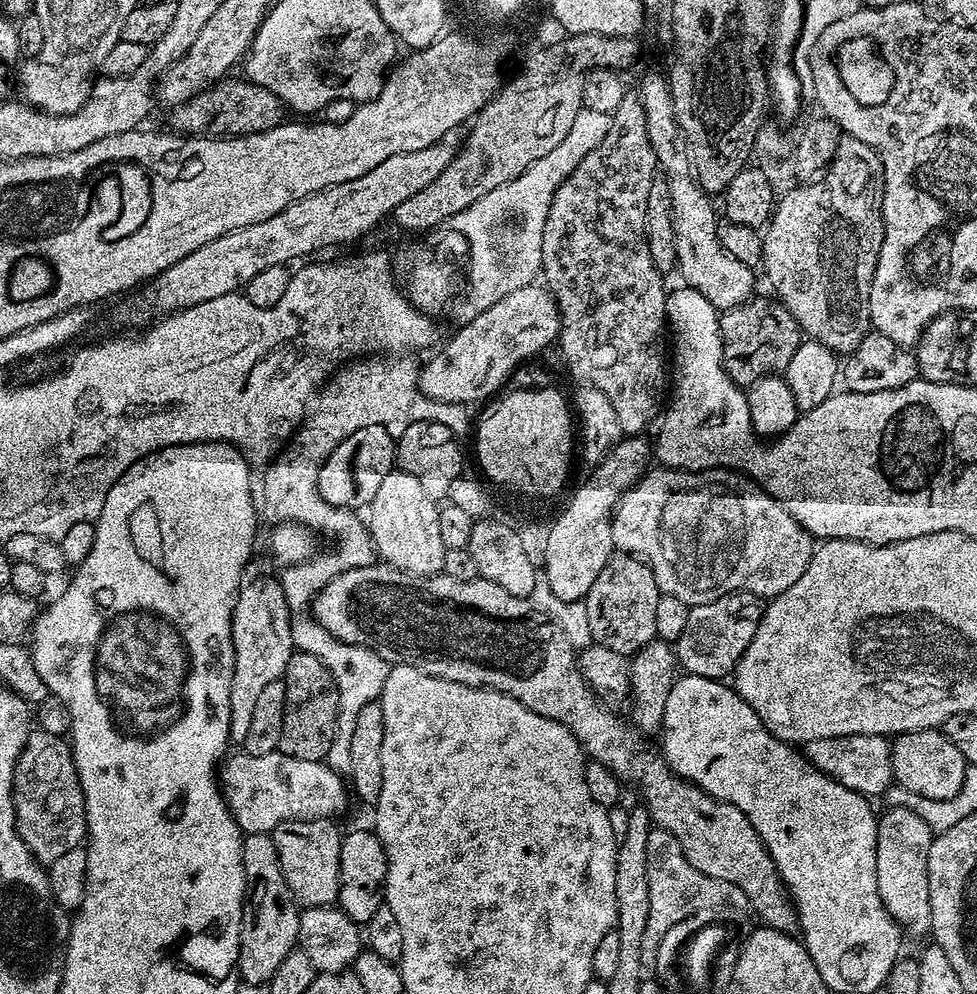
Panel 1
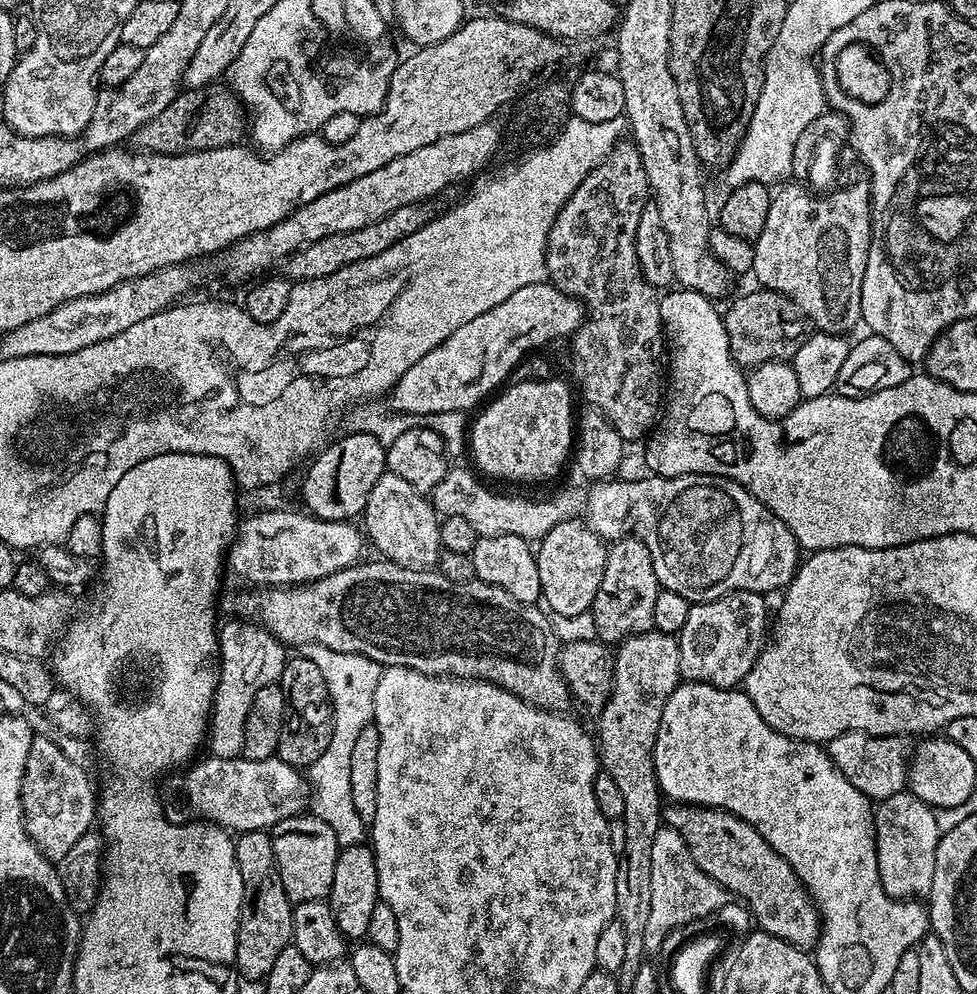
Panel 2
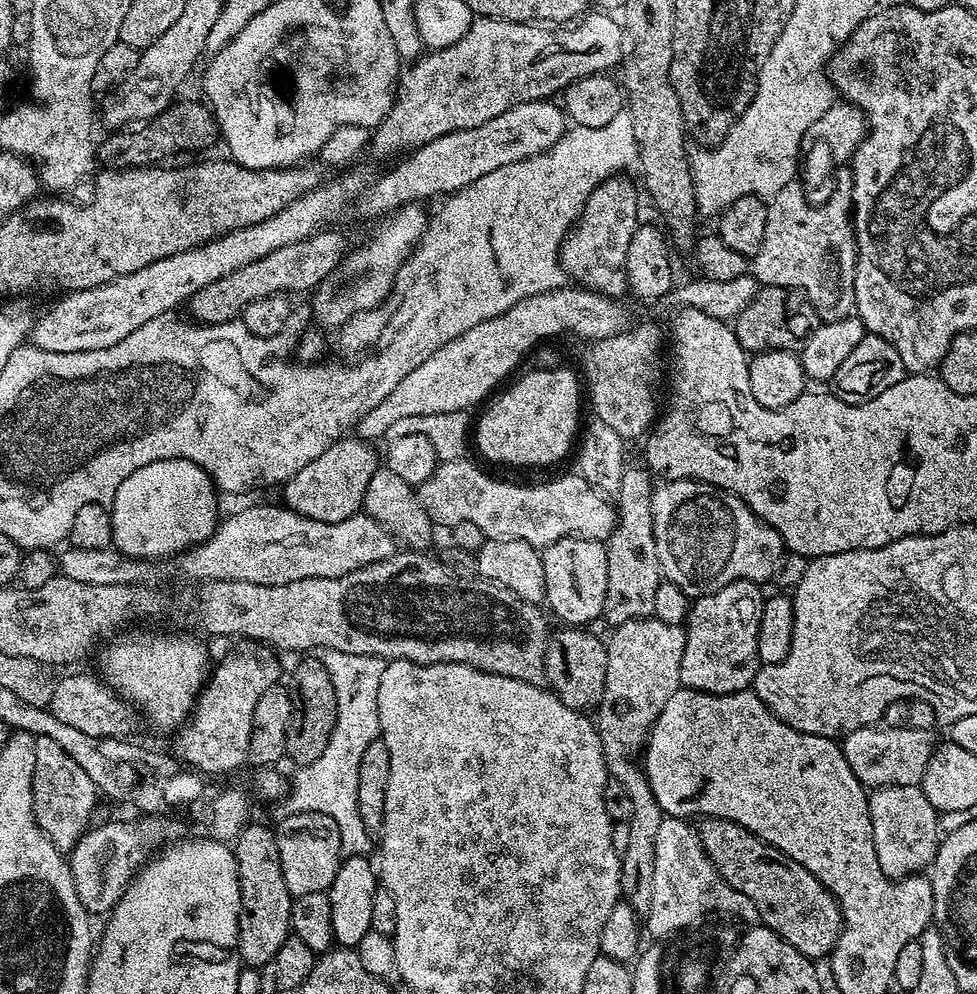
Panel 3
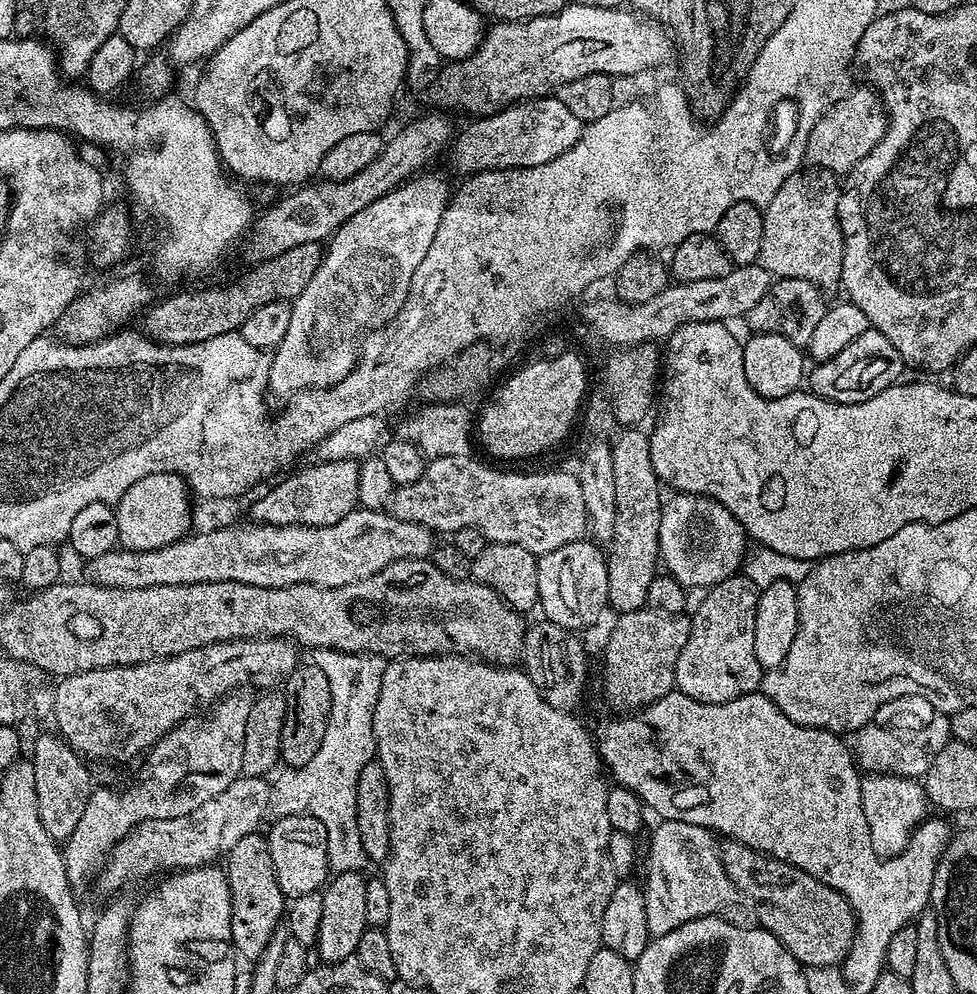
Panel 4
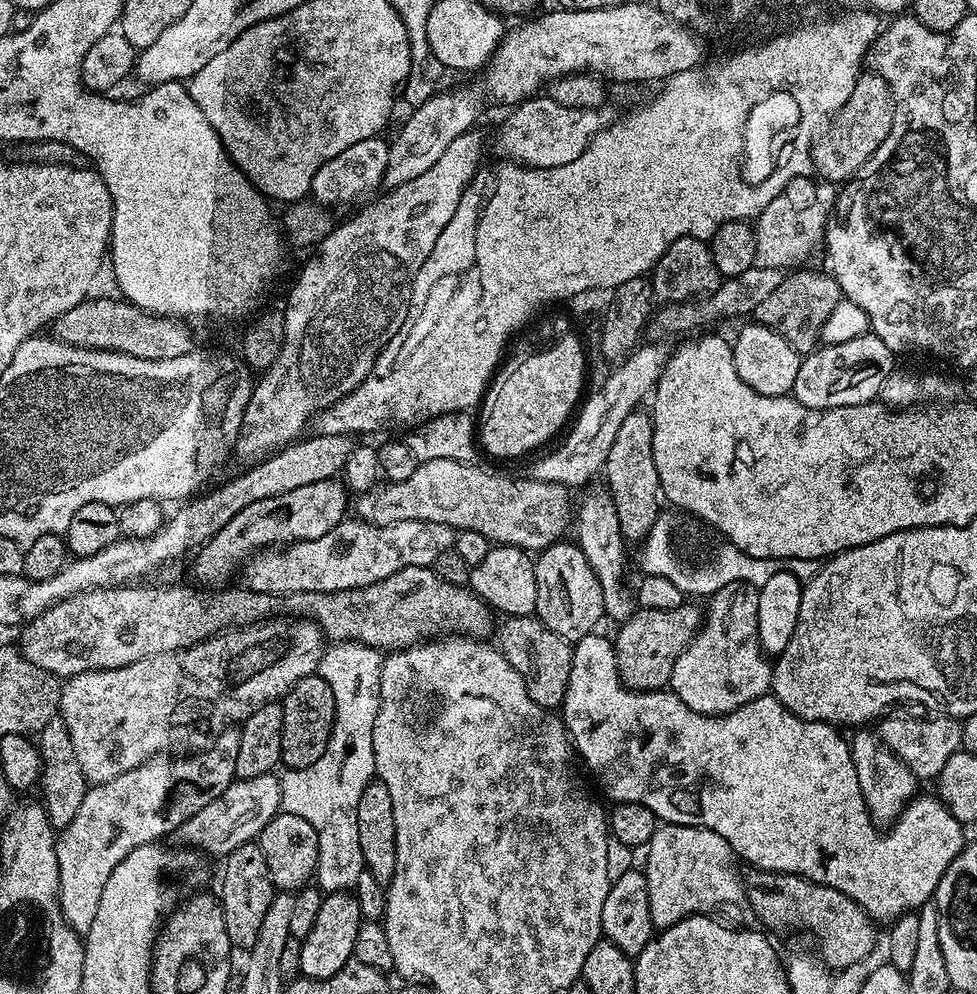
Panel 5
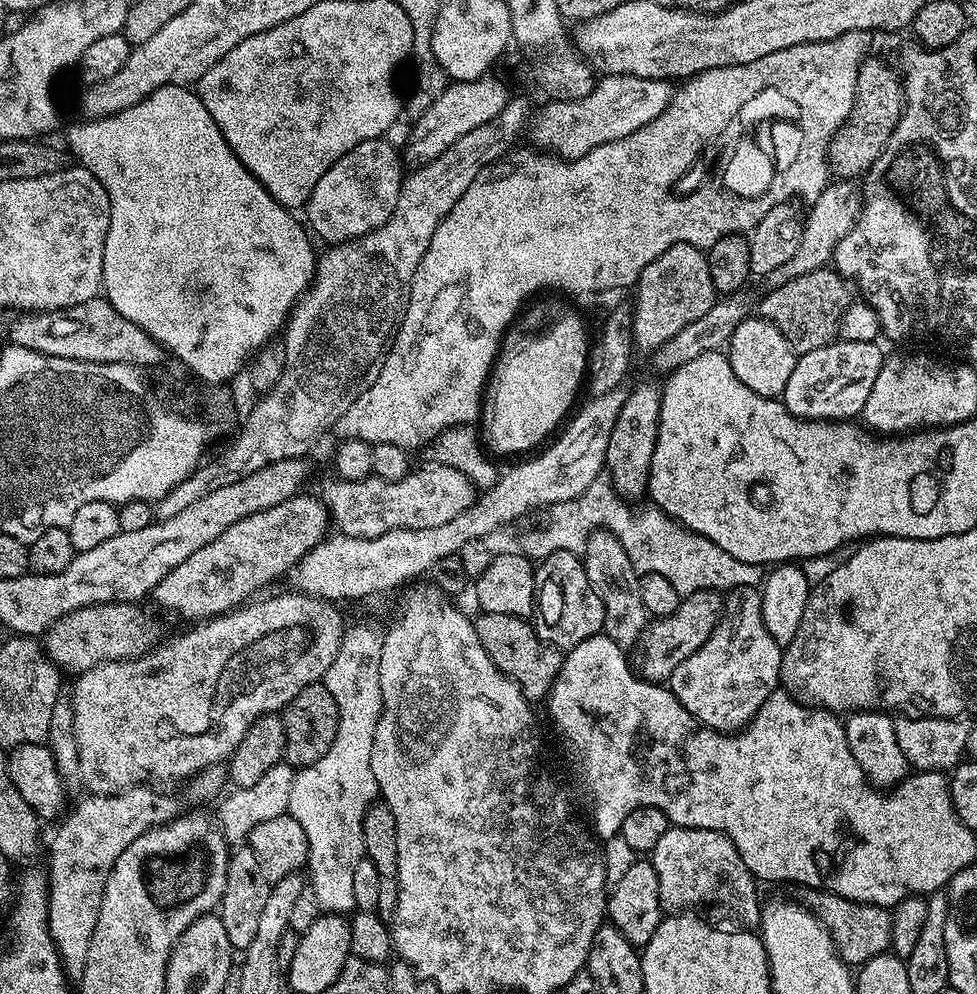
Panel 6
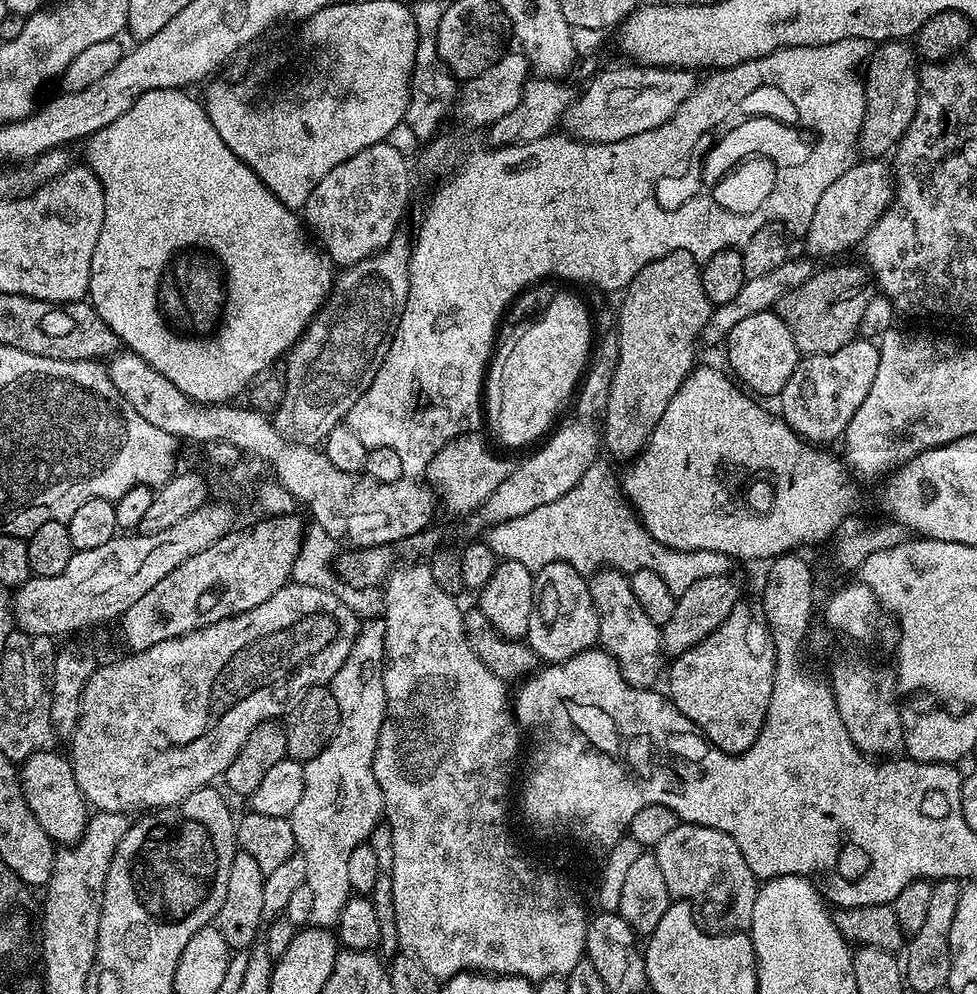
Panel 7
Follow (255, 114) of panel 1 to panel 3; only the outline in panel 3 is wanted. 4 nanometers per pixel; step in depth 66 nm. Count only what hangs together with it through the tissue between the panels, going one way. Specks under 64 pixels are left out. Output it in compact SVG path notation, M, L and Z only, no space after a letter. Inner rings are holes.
M175 101L167 110L155 119L135 128L116 130L108 134L100 144L97 143L94 154L97 161L107 168L139 168L165 163L166 160L186 150L198 150L210 147L218 138L218 123L211 109L201 101Z

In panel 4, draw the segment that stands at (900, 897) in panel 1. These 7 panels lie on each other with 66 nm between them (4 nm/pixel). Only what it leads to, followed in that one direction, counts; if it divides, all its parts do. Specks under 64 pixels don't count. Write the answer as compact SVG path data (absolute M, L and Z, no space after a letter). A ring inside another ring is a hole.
M873 772L861 779L860 789L862 814L866 814L866 826L870 826L870 842L876 853L887 858L905 852L916 827L924 823L930 812L923 783L920 780L908 780L905 776L887 776L885 772Z

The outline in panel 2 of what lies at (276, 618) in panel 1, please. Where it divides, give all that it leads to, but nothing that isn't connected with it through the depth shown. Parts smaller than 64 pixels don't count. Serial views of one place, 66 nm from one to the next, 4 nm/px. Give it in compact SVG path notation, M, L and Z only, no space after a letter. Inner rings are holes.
M232 618L229 624L221 623L218 628L220 638L220 677L216 683L216 697L212 700L212 714L206 733L206 748L213 757L230 759L244 751L246 738L246 714L254 702L254 694L262 686L277 683L284 669L285 645L274 634L270 634L263 624L243 618Z

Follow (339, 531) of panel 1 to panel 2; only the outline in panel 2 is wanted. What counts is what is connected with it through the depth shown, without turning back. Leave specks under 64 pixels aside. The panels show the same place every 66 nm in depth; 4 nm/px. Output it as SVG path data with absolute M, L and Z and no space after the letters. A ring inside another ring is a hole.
M321 644L303 645L302 655L314 662L318 670L322 670L322 678L326 678L326 686L332 699L330 746L326 746L318 762L306 769L310 785L310 808L318 818L325 820L336 831L336 840L341 846L359 844L366 836L366 822L358 818L354 802L350 798L350 758L358 734L362 734L362 730L366 730L373 723L374 690L378 690L382 666L362 654L335 652Z

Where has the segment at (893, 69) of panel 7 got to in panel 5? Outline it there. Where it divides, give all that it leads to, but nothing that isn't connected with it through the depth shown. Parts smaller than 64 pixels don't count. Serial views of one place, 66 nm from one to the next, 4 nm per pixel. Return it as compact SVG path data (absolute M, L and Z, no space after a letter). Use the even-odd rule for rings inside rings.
M861 71L856 80L854 91L846 98L844 107L833 116L827 128L812 143L812 166L815 175L829 180L835 186L843 185L855 176L856 171L868 161L886 142L886 134L890 134L892 125L892 87L877 72ZM856 108L865 108L859 112ZM853 147L853 148L852 148Z

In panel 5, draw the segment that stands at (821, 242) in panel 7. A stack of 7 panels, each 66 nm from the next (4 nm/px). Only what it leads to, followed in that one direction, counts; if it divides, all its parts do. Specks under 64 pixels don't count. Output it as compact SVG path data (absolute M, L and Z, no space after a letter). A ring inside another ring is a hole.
M755 266L746 270L745 273L738 274L737 277L730 277L721 283L714 292L708 293L703 298L686 300L683 302L670 302L663 308L662 312L657 311L650 320L650 332L656 338L672 338L679 332L688 332L691 328L696 328L699 324L708 324L711 320L720 320L723 316L748 316L751 317L758 310L758 305L769 296L778 286L782 286L785 269L765 268Z

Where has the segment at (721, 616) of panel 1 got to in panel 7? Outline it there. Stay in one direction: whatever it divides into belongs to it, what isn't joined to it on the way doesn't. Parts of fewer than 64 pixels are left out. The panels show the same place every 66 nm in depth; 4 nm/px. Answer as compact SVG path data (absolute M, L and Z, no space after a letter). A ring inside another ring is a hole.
M742 598L730 610L730 618L707 636L698 646L686 650L671 661L672 669L667 669L667 695L672 704L702 733L705 740L714 748L723 752L739 754L750 750L762 730L762 722L766 718L766 710L770 706L770 694L774 686L774 670L776 669L776 647L764 617L764 605L759 599Z

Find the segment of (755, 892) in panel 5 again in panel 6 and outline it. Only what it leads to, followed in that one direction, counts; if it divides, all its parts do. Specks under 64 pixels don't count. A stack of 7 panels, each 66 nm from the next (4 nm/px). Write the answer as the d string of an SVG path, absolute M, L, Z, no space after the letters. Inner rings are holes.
M808 890L803 893L803 903L812 915L824 923L824 927L832 936L838 955L849 966L859 966L870 958L889 951L892 946L892 914L889 909L879 904L863 904L857 900L847 900L836 896L833 892Z

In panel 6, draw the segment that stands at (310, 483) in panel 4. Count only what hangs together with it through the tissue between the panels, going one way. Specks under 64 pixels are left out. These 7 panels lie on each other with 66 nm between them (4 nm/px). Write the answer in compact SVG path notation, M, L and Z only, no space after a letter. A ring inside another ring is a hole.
M297 494L286 502L278 502L278 506L258 510L258 514L250 514L222 530L210 546L202 546L186 562L174 566L150 593L151 599L156 599L158 607L192 620L188 622L210 620L249 603L259 588L274 583L276 576L287 577L292 567L329 535L328 507L319 495L304 495Z

